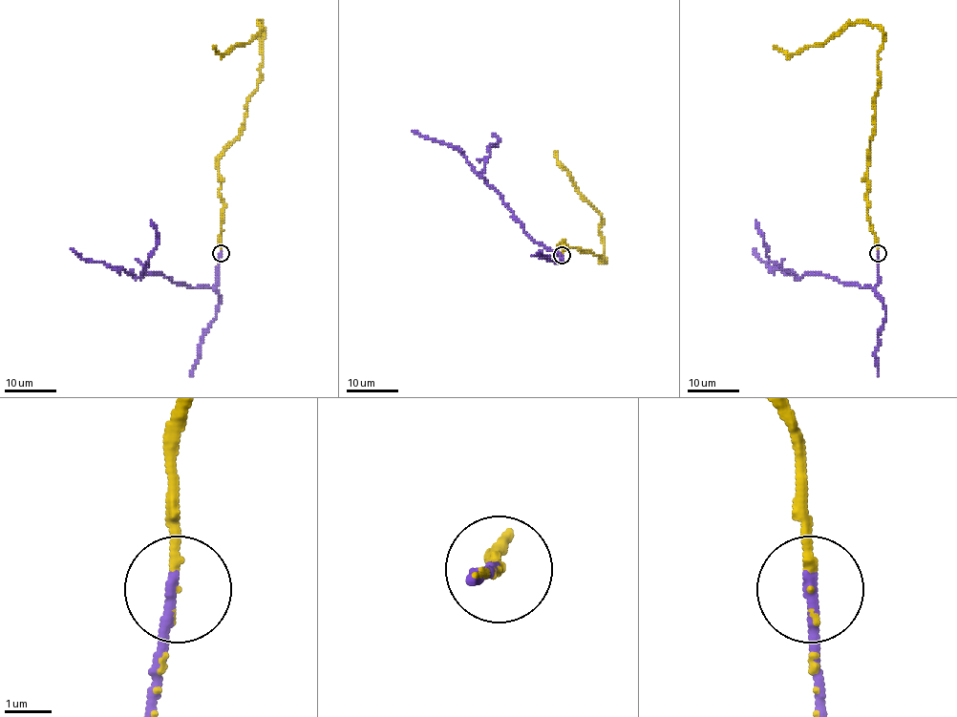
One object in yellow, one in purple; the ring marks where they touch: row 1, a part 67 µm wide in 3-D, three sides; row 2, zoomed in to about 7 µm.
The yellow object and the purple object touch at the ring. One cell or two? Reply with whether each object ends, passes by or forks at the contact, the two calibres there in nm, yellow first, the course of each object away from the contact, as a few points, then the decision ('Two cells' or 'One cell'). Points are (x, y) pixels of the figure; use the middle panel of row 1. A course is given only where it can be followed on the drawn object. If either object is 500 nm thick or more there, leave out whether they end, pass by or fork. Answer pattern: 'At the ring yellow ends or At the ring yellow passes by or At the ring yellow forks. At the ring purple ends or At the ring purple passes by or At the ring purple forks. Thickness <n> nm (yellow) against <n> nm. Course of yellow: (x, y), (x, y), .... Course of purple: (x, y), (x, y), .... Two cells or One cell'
At the ring yellow passes by. At the ring purple ends. Thickness 120 nm (yellow) against 240 nm. Course of yellow: (562, 255), (563, 242), (561, 247), (604, 256), (606, 261), (600, 226), (602, 216), (576, 187), (555, 151). Course of purple: (562, 255), (544, 248), (524, 231), (512, 216), (512, 210), (461, 152), (411, 130). One cell

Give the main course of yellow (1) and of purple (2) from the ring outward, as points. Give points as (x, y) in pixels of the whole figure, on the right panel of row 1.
1: (877, 253), (865, 198), (883, 31), (854, 22), (825, 43), (797, 53), (787, 54), (773, 45)
2: (877, 253), (879, 283), (861, 286), (822, 274), (805, 272), (797, 278), (761, 261), (753, 248)

